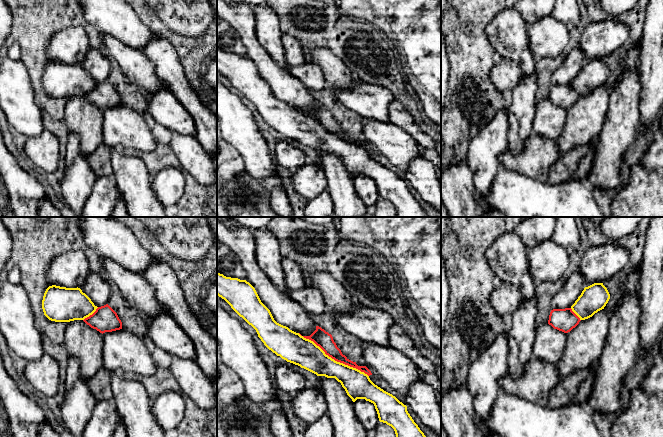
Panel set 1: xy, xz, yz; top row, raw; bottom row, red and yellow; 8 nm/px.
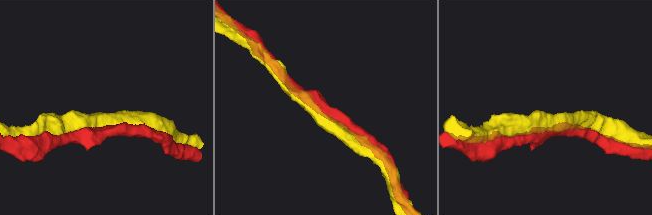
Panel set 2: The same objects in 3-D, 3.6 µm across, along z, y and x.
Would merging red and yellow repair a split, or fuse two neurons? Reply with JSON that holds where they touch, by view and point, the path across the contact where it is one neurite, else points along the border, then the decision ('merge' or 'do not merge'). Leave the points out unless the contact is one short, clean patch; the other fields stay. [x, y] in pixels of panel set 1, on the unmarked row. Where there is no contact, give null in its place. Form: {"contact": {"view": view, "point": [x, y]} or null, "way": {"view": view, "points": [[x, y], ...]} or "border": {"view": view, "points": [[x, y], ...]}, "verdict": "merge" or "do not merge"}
{"contact": {"view": "xz", "point": [333, 134]}, "verdict": "merge"}

